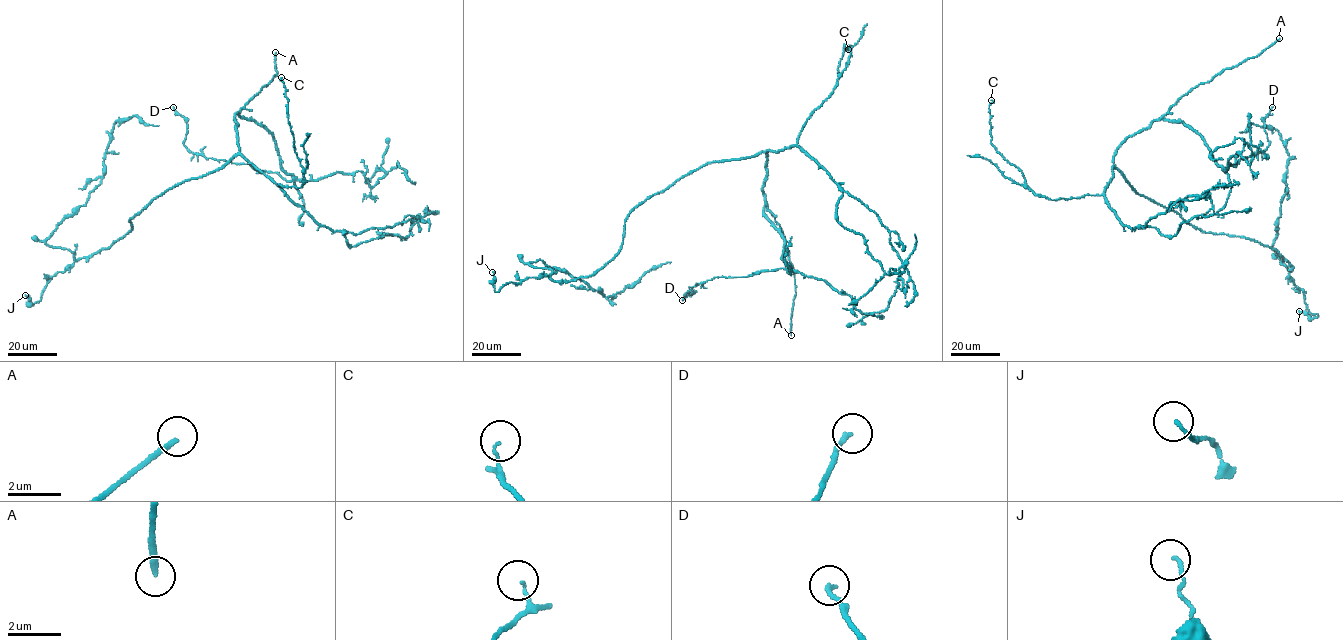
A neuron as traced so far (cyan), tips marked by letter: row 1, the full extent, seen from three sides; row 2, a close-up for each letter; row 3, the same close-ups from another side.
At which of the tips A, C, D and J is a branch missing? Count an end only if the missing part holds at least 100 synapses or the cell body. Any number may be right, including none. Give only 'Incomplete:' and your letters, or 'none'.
Incomplete: A

